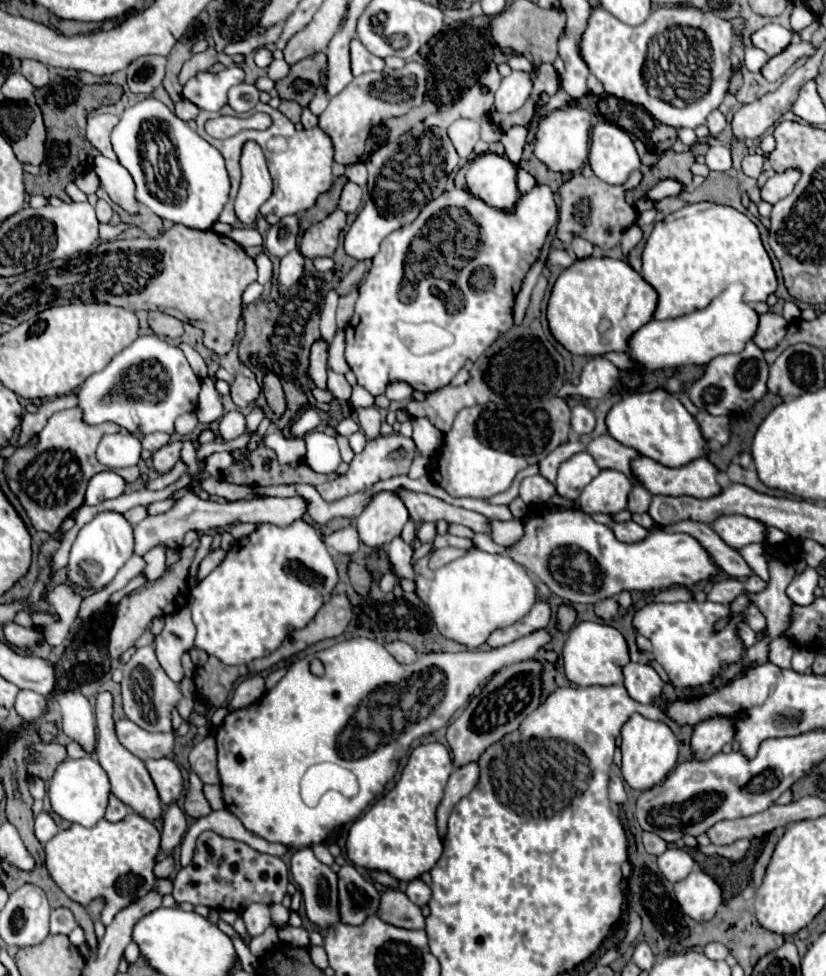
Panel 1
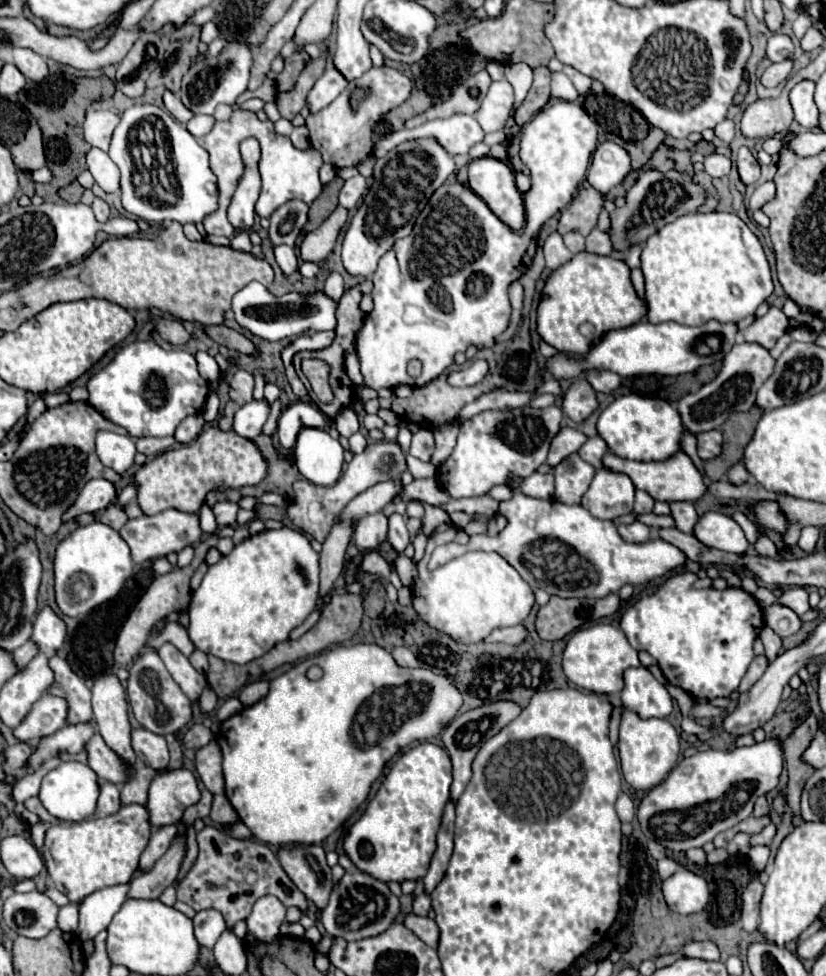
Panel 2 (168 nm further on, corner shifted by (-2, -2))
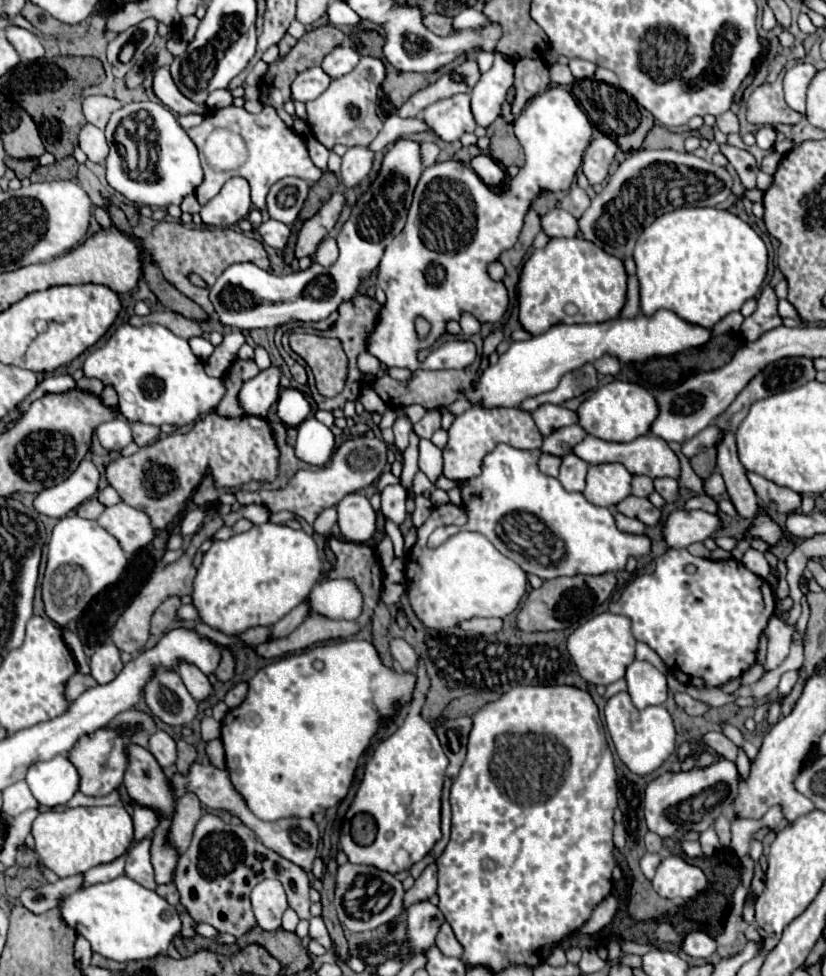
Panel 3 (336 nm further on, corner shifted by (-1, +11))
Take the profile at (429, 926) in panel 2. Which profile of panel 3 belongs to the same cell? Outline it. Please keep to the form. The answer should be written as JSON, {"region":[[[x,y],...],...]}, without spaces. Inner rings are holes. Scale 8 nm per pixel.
{"region":[[[445,926],[439,936],[437,936],[437,948],[445,954],[445,956],[453,956],[453,958],[461,958],[461,944],[457,942],[453,930],[449,926]]]}

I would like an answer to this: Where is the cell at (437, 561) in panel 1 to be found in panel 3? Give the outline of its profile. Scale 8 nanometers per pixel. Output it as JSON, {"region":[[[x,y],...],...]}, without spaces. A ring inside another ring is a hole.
{"region":[[[497,444],[481,462],[481,474],[469,480],[457,482],[457,488],[463,498],[463,510],[467,512],[465,526],[441,526],[433,530],[427,546],[437,548],[449,536],[461,530],[481,532],[503,556],[511,558],[527,574],[537,574],[543,580],[557,576],[575,576],[575,574],[605,574],[625,570],[629,556],[643,556],[651,550],[651,542],[645,534],[625,534],[617,530],[615,520],[607,508],[591,504],[579,492],[567,492],[557,478],[541,474],[539,462],[541,450],[519,450],[507,444]]]}

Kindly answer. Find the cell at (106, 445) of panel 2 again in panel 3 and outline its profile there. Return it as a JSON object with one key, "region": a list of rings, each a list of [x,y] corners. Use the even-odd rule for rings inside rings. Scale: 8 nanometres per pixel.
{"region":[[[119,416],[119,418],[99,426],[97,438],[103,448],[119,452],[123,446],[127,446],[131,442],[131,426],[123,416]]]}

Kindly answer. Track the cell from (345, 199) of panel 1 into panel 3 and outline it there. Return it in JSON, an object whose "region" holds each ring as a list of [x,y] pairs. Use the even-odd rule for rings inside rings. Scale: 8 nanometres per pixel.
{"region":[[[351,146],[347,148],[347,152],[343,154],[343,186],[345,188],[353,188],[357,182],[361,182],[373,164],[373,152],[367,146]]]}

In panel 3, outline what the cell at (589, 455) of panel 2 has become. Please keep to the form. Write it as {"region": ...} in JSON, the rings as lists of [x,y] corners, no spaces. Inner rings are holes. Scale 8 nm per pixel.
{"region":[[[579,424],[565,426],[565,428],[553,430],[553,434],[545,436],[541,450],[547,452],[547,454],[553,454],[553,456],[561,456],[561,458],[563,458],[563,456],[565,456],[577,442],[581,442],[585,436],[587,436],[587,432],[585,432]]]}

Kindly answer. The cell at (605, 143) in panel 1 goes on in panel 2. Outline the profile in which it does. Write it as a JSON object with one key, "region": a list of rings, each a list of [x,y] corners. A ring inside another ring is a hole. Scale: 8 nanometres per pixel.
{"region":[[[602,141],[592,155],[592,165],[588,167],[586,179],[602,193],[620,185],[632,171],[630,153],[616,141]]]}

